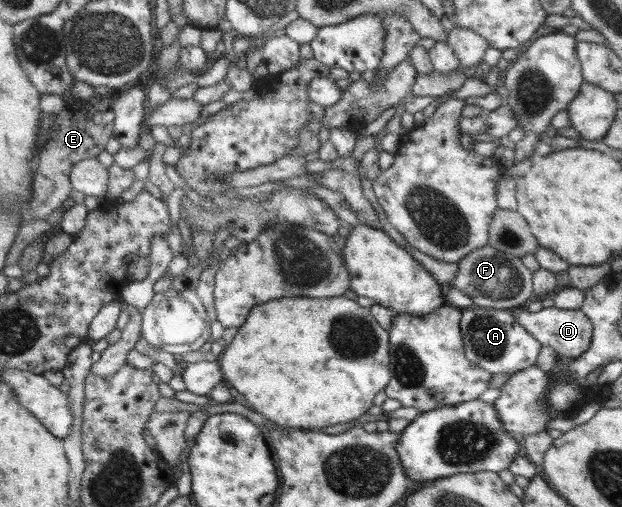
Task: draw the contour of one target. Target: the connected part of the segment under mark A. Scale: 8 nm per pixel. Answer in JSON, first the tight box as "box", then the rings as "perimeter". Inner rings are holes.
{"box":[460,304,542,374],"perimeter":[[[476,304],[461,309],[460,334],[464,356],[482,371],[493,374],[513,374],[536,365],[542,345],[516,322],[510,310],[482,308]]]}

